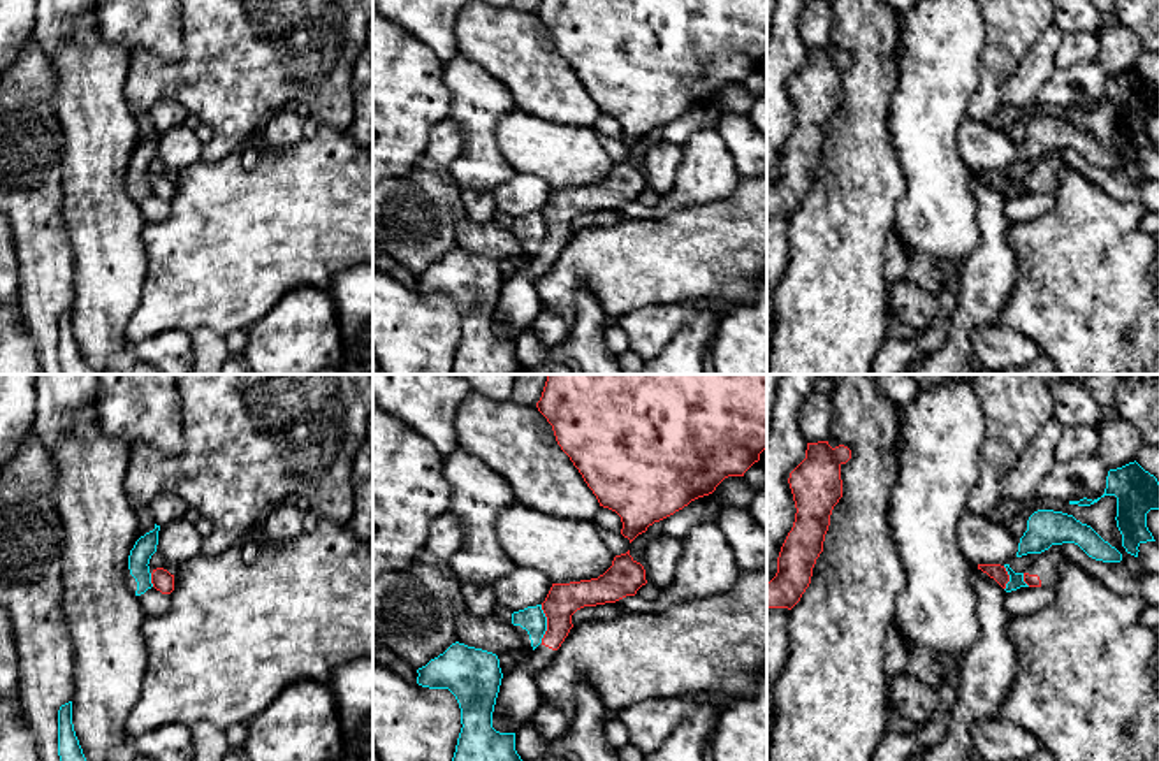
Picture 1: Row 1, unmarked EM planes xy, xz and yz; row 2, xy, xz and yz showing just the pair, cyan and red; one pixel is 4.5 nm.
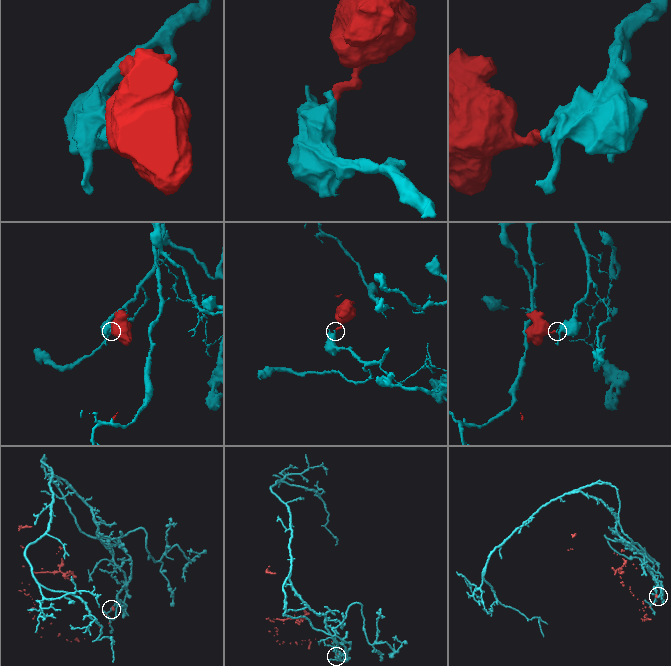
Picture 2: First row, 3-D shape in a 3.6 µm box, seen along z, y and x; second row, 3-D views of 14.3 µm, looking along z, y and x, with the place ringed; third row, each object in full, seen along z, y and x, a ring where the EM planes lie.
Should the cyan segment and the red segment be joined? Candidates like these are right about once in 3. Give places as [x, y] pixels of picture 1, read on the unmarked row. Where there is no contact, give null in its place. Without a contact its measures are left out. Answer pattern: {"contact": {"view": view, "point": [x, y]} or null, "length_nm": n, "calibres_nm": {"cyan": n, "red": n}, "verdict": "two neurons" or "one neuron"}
{"contact": {"view": "xz", "point": [546, 231]}, "length_nm": 180, "calibres_nm": {"cyan": 120, "red": 160}, "verdict": "two neurons"}

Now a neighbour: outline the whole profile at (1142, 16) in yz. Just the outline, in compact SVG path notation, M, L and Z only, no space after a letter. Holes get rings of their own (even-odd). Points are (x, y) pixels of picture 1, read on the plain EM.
M1115 0L1112 14L1140 39L1145 53L1159 53L1159 0Z

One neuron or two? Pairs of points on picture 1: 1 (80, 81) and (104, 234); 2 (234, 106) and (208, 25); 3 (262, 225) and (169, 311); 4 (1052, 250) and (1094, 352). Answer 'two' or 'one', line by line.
1: one
2: one
3: one
4: one

